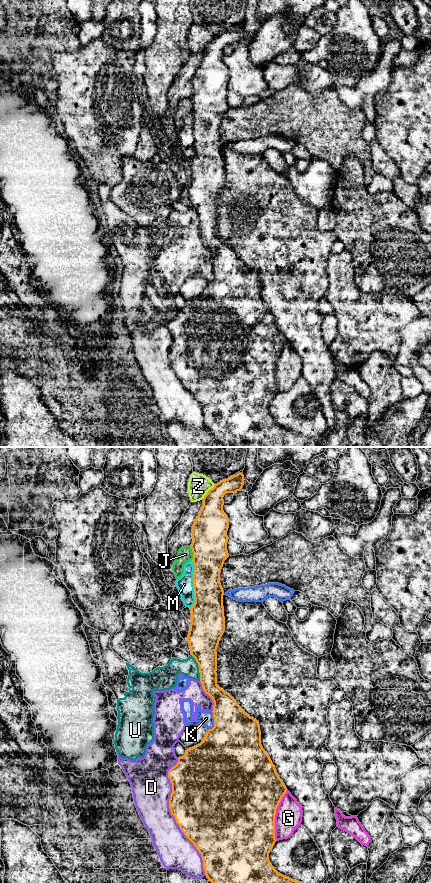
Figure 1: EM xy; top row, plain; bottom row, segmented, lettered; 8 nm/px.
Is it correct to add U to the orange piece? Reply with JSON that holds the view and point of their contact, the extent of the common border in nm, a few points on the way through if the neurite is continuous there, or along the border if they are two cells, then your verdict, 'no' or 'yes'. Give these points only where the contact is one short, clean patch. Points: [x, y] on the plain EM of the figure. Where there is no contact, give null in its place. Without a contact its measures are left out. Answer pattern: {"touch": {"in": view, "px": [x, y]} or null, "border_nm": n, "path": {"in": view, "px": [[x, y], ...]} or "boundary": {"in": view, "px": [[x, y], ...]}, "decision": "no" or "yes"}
{"touch": {"in": "xy", "px": [199, 219]}, "border_nm": 220, "boundary": {"in": "xy", "px": [[191, 206], [197, 215], [200, 232]]}, "decision": "no"}

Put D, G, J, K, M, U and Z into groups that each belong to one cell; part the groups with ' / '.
D G K U / J / M / Z

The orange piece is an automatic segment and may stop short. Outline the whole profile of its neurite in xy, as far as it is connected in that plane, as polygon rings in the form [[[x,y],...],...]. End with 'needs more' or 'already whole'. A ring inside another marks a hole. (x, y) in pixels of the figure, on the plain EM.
[[[238,25],[215,36],[204,48],[203,58],[192,78],[193,94],[190,99],[193,104],[195,155],[190,160],[191,176],[186,192],[191,207],[198,215],[202,240],[214,254],[212,263],[214,279],[207,282],[200,296],[187,301],[185,307],[179,309],[177,316],[168,323],[168,330],[172,336],[169,360],[181,383],[201,406],[205,427],[224,447],[317,447],[317,439],[278,425],[269,413],[269,405],[276,394],[276,361],[287,340],[261,297],[259,273],[250,269],[229,245],[217,237],[216,202],[225,183],[224,143],[220,135],[220,124],[224,113],[229,109],[227,103],[229,71],[223,63],[223,49],[226,45],[240,43],[244,32],[244,27]]]; already whole

